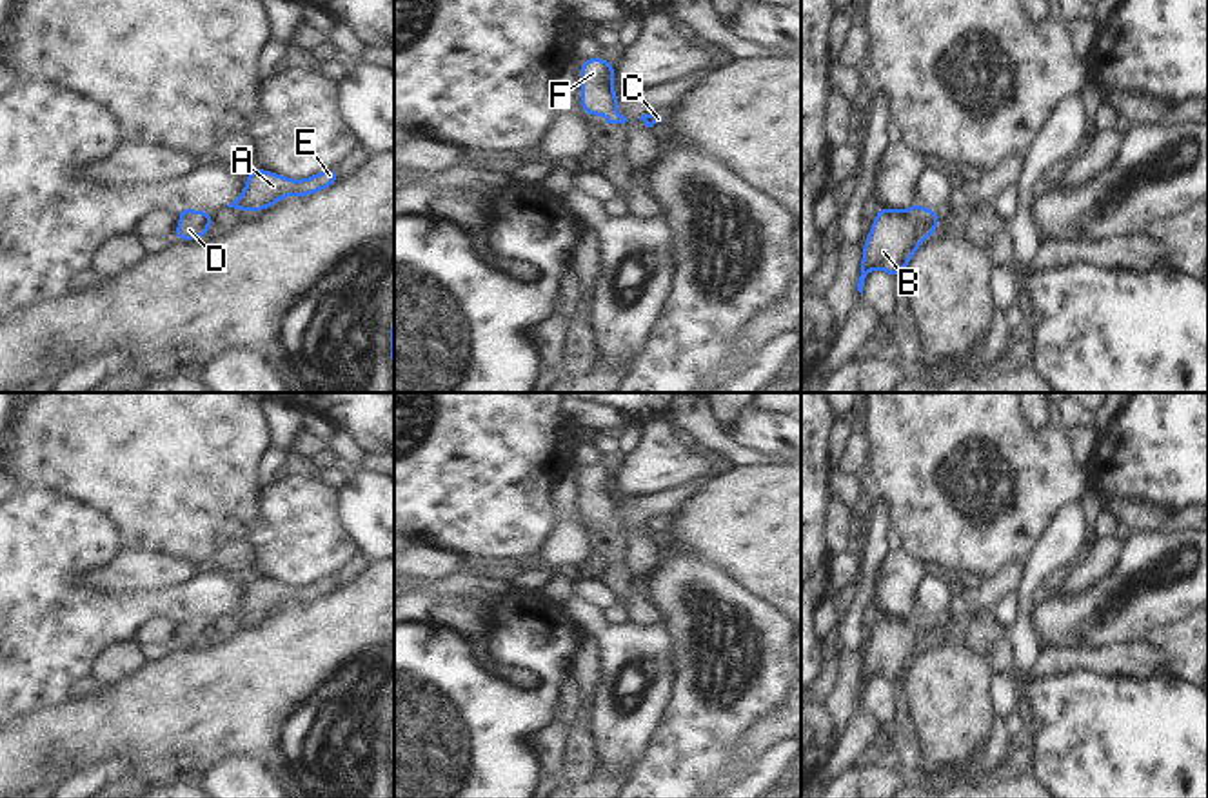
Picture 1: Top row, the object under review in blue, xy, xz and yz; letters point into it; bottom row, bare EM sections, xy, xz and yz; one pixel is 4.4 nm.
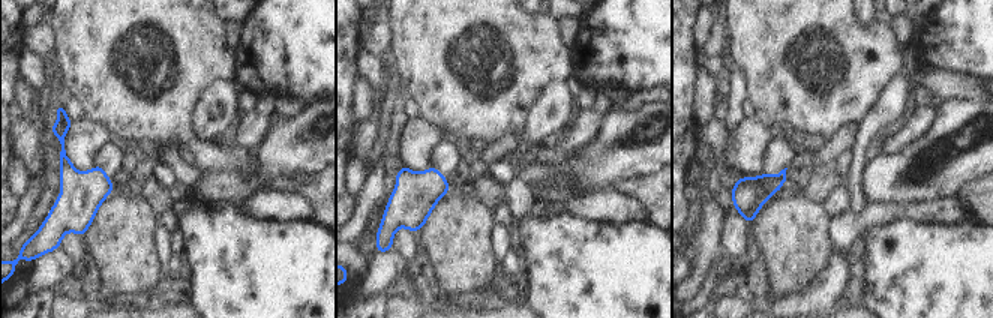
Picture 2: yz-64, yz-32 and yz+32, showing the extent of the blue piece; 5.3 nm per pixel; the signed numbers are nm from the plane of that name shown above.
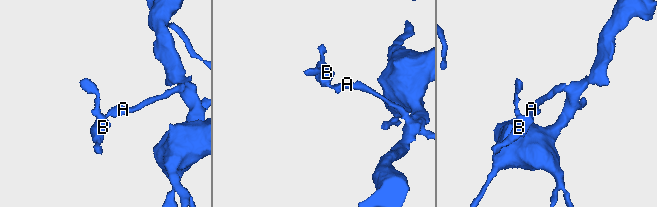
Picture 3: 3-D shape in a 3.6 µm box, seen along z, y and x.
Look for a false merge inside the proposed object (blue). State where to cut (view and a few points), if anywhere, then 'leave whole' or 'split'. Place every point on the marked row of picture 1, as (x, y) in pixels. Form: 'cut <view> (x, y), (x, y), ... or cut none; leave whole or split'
cut none; leave whole

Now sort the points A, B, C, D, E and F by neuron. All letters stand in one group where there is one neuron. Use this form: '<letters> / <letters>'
A B C D E F

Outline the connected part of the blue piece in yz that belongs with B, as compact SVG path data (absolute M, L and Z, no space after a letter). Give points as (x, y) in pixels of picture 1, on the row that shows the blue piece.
M914 204L905 211L881 207L874 218L868 238L863 244L857 291L863 294L865 278L872 269L901 276L919 245L939 231L939 209L925 209Z

